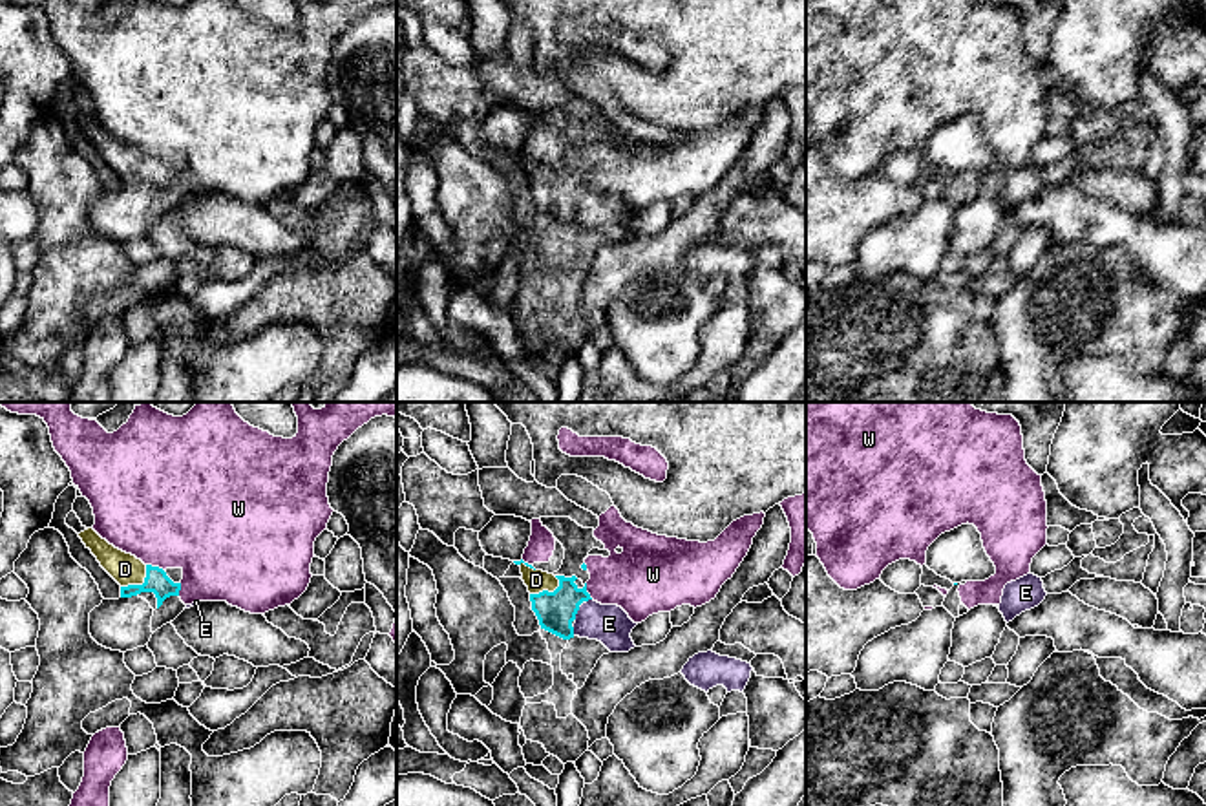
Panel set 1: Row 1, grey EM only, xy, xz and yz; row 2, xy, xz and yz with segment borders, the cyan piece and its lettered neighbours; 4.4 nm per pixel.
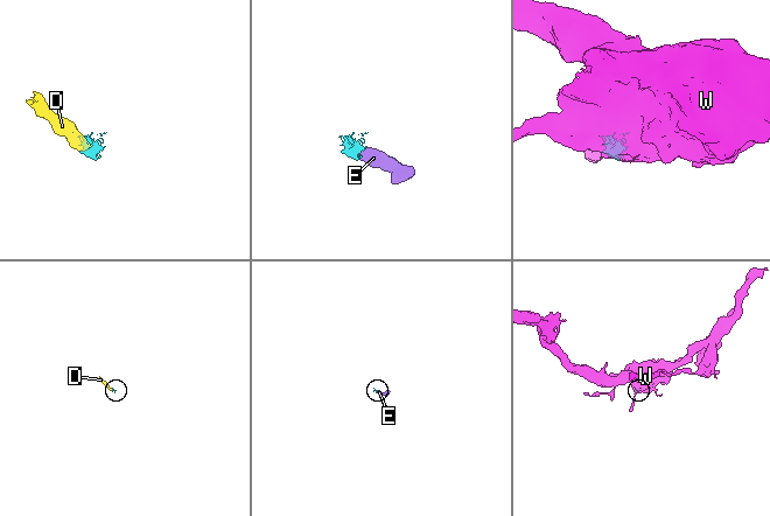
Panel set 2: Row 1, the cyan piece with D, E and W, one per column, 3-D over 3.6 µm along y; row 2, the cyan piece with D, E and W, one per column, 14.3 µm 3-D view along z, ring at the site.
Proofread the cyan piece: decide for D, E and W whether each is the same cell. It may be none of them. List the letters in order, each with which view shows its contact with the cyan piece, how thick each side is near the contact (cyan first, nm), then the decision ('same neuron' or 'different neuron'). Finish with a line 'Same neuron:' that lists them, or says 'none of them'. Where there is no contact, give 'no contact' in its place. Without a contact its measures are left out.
D: meets cyan in xy; 100 nm thick on the cyan side, 140 nm on the other; same neuron
E: meets cyan in xz; 170 nm thick on the cyan side, 180 nm on the other; same neuron
W: meets cyan in xy; 100 nm thick on the cyan side, 500 nm on the other; different neuron
Same neuron: D, E

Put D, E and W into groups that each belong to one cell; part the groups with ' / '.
D E / W

